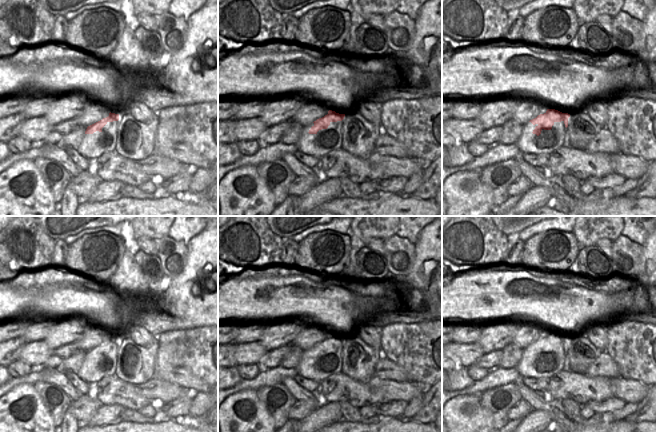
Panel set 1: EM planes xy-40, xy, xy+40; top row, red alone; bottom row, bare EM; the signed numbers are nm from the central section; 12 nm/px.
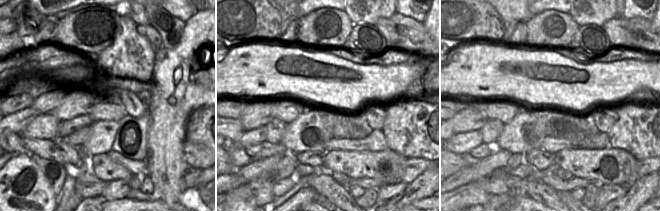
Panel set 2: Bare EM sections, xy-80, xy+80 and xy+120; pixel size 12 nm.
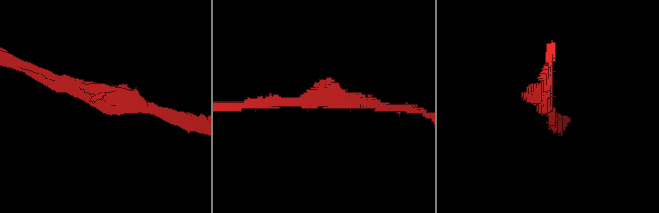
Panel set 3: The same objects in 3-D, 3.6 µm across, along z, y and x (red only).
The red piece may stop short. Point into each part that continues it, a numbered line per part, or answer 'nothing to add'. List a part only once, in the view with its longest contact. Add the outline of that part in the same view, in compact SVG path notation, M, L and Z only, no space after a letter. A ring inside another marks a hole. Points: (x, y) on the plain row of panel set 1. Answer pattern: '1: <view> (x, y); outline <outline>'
nothing to add

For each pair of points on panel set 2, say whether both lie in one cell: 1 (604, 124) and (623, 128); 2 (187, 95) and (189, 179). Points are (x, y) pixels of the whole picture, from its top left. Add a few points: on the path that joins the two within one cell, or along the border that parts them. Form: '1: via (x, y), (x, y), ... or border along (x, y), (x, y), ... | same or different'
1: border along (615, 109), (617, 120), (608, 133) | different
2: border along (189, 166), (183, 176), (183, 189) | different

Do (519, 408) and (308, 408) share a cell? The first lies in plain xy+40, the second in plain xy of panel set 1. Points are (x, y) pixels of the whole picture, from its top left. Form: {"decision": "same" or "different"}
{"decision": "same"}

